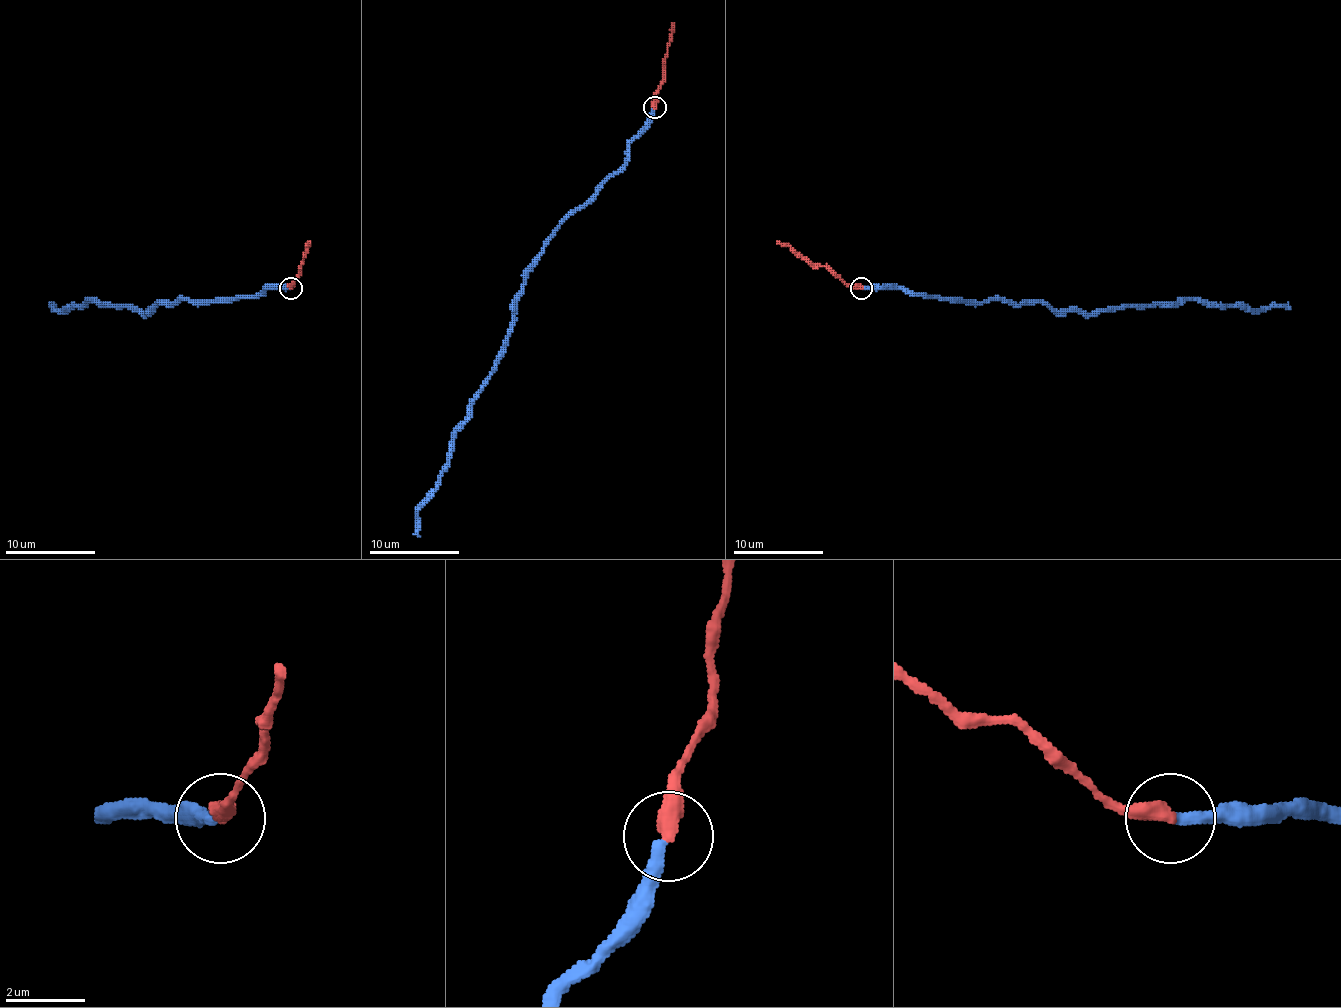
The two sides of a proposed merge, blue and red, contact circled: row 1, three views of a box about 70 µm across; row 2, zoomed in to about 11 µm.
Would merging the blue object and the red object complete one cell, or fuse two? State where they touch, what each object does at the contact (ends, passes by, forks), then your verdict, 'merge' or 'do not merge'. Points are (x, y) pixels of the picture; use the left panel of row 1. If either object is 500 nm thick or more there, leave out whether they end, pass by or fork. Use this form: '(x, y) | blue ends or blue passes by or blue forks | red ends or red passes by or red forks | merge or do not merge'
(290, 288) | blue ends | red ends | do not merge

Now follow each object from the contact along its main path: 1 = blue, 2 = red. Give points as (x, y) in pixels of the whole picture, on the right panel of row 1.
1: (862, 289), (898, 289), (973, 302), (1045, 302), (1056, 311), (1090, 313), (1187, 300), (1263, 309), (1288, 302)
2: (860, 289), (847, 286), (824, 266), (811, 266), (777, 241)

